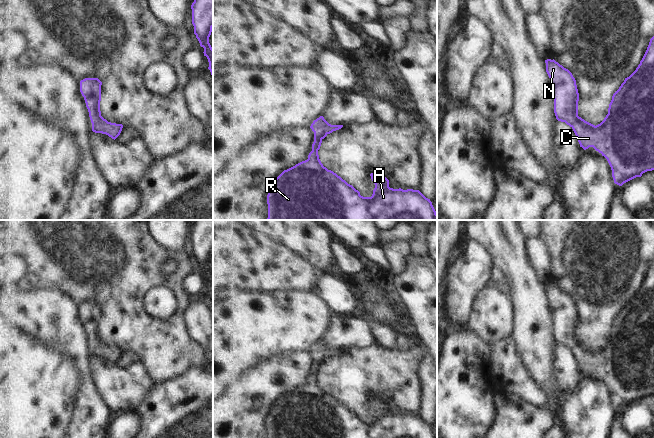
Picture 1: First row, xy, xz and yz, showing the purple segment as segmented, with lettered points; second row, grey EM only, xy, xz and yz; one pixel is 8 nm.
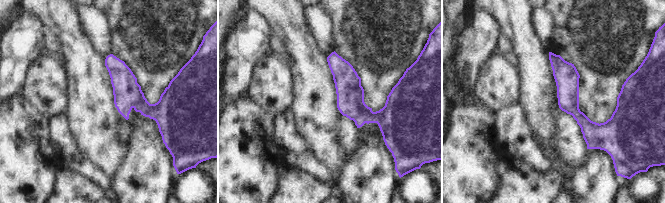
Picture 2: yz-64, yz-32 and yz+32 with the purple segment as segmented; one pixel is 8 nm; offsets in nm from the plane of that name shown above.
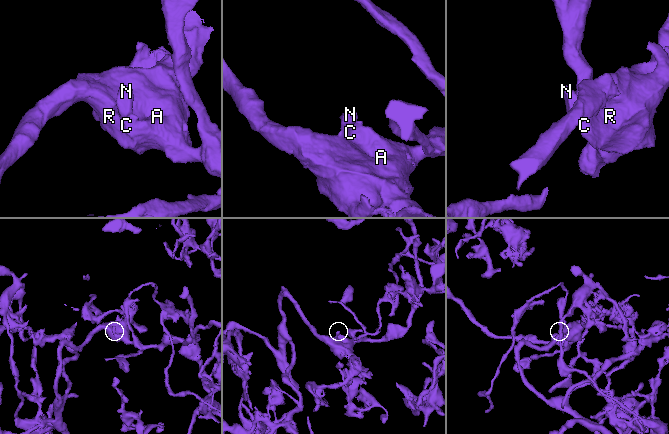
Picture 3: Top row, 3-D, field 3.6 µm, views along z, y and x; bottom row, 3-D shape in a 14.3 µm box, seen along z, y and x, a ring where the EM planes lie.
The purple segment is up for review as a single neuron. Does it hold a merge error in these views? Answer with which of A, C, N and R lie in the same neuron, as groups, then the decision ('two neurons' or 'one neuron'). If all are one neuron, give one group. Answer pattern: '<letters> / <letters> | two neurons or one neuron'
A C N R | one neuron

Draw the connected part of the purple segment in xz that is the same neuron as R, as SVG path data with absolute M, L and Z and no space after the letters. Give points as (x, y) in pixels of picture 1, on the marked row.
M323 116L313 121L312 151L308 159L284 170L274 181L267 195L267 220L437 220L430 199L419 190L393 189L381 173L371 173L375 184L371 197L363 197L352 185L323 166L318 150L322 140L343 125L331 125Z

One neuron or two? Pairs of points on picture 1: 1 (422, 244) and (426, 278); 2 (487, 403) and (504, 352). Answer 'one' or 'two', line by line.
1: two
2: two

